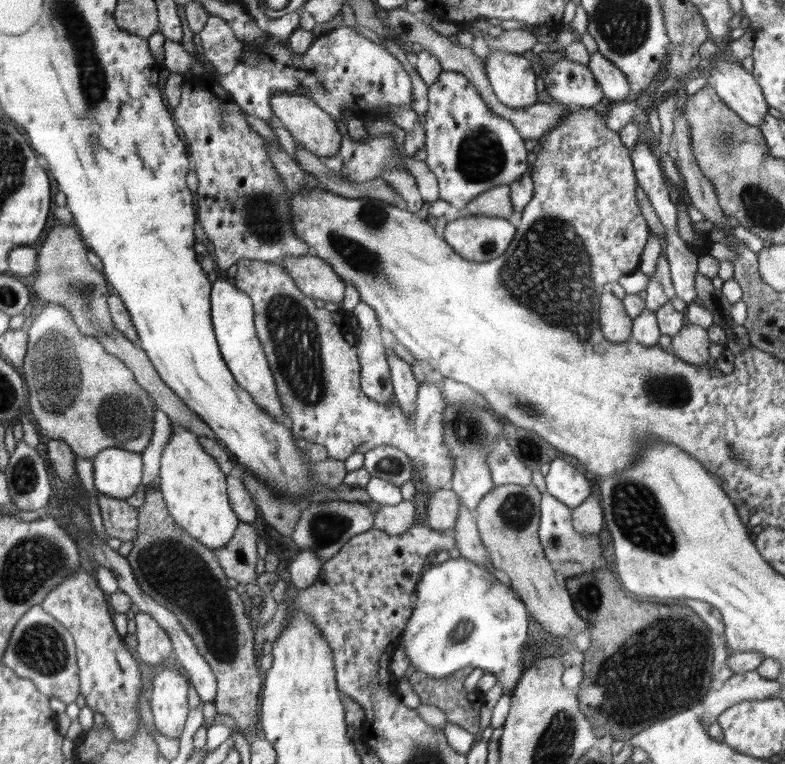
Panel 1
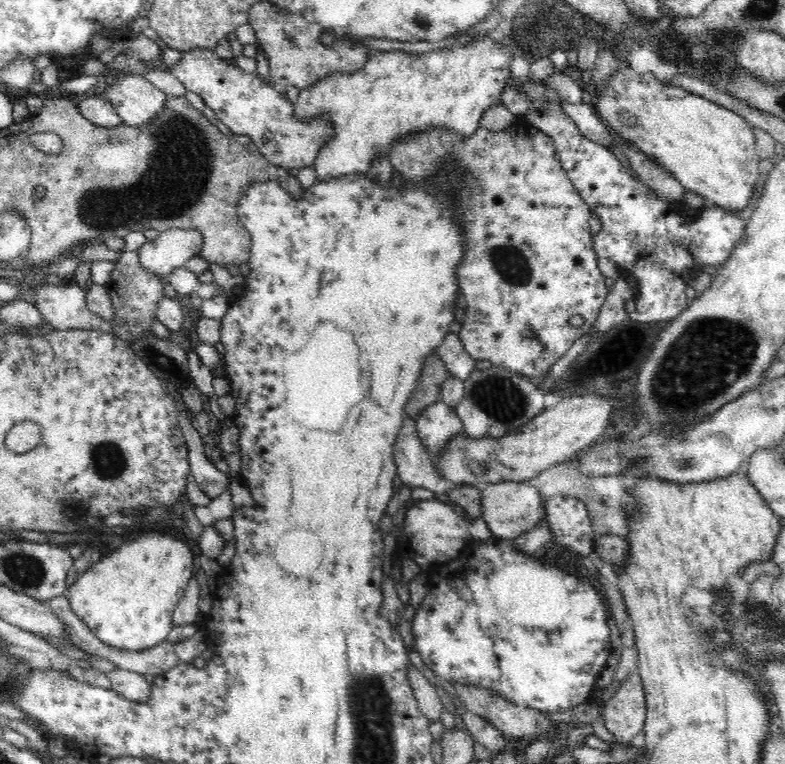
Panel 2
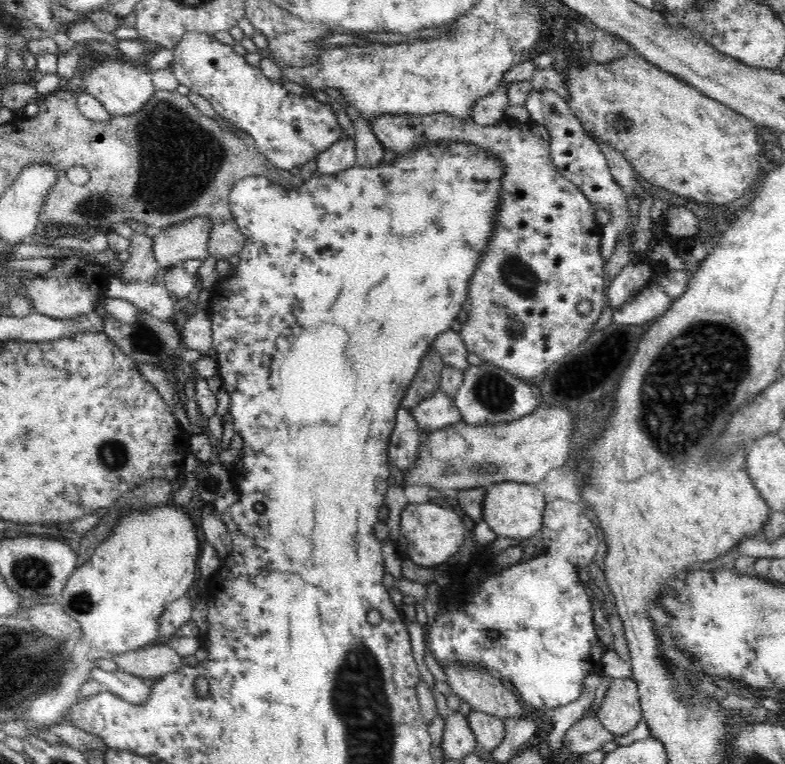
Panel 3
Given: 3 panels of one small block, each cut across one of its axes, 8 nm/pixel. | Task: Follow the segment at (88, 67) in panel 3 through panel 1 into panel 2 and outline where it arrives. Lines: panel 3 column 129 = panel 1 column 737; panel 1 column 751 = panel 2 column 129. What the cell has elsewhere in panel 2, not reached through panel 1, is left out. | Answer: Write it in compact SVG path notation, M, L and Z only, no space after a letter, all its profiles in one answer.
M126 73L117 78L115 83L107 85L104 92L104 99L110 102L117 115L129 127L139 127L148 124L160 111L163 111L168 95L154 86L143 76Z

